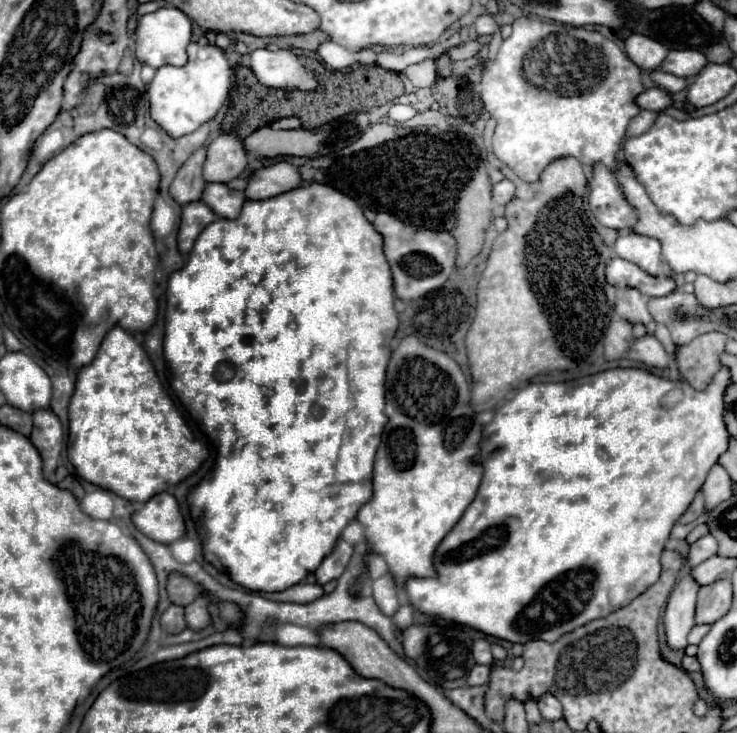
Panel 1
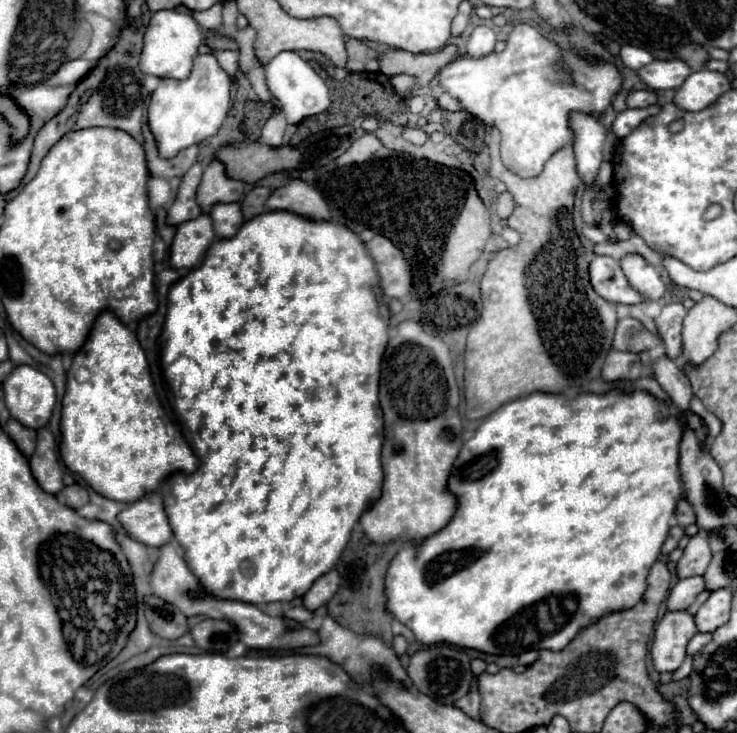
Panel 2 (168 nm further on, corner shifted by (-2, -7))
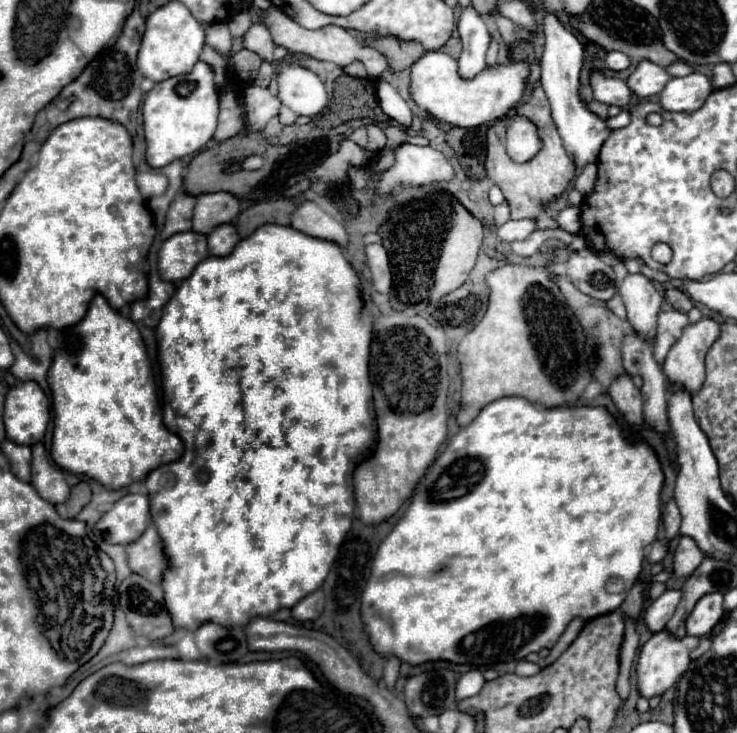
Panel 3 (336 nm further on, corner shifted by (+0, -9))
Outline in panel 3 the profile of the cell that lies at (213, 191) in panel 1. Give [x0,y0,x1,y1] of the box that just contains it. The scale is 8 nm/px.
[208,224,240,256]

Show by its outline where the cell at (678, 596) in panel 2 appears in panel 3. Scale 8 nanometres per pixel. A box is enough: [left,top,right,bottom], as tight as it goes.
[644,588,682,632]

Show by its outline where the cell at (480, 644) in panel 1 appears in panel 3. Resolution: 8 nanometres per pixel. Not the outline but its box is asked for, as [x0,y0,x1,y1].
[456,670,486,700]

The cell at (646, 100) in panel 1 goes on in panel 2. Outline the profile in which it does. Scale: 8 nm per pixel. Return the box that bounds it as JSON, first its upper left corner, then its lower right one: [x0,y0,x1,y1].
[626,90,656,108]

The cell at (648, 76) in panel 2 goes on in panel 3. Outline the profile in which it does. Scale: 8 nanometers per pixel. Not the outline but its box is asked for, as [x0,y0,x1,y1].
[626,62,672,98]

